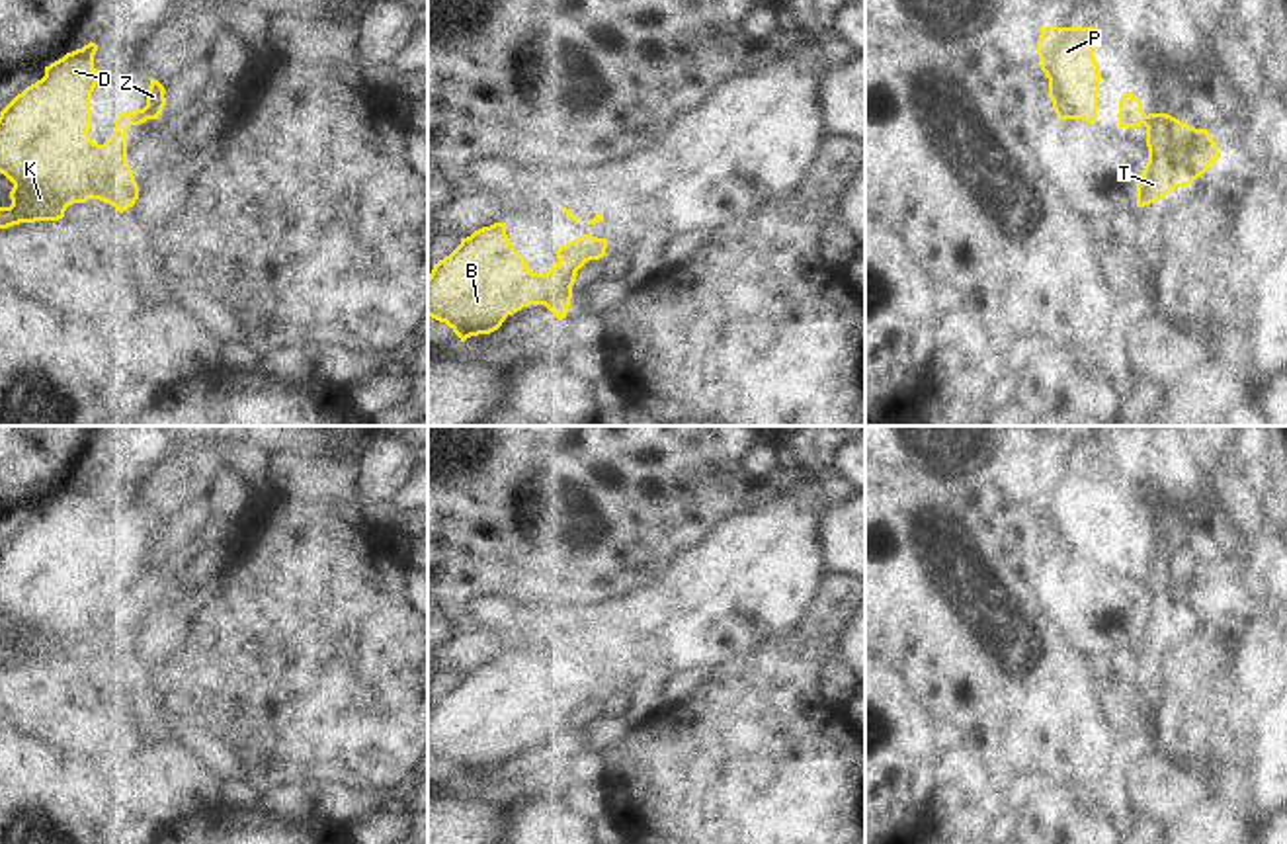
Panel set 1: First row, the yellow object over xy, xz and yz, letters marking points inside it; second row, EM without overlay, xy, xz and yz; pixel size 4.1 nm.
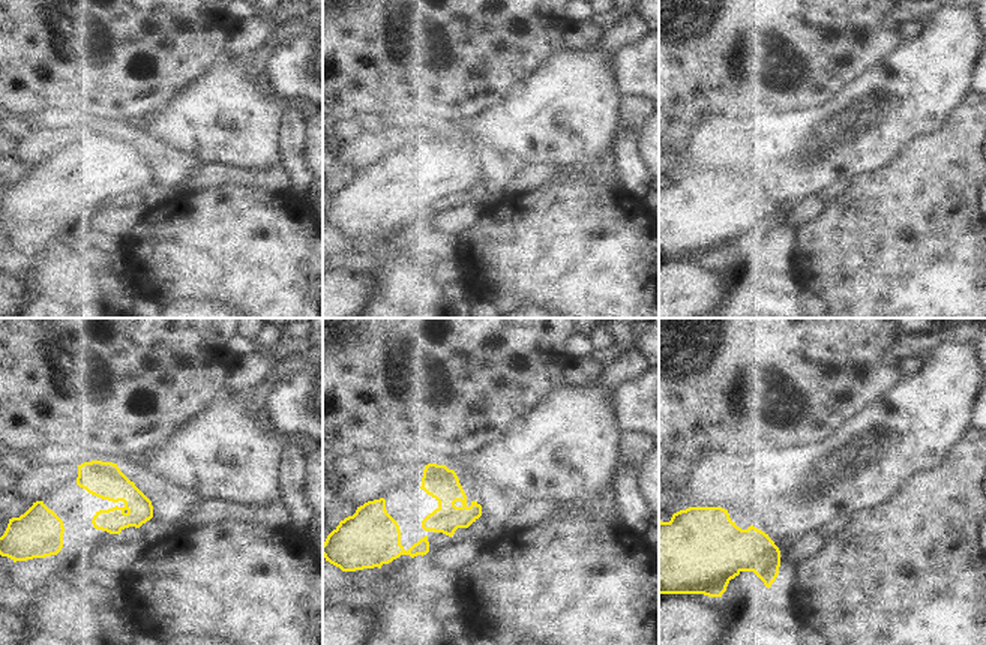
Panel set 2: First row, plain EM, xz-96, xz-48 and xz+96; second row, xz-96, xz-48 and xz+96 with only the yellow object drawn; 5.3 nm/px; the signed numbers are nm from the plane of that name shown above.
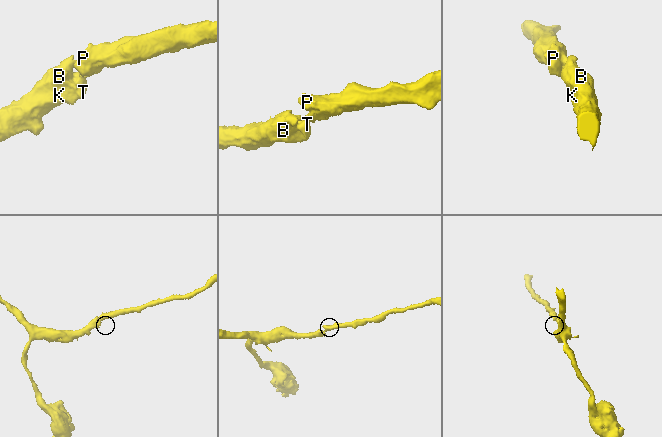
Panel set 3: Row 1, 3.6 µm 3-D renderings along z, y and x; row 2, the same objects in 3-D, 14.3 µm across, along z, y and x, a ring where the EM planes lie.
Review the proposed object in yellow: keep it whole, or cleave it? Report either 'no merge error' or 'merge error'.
no merge error

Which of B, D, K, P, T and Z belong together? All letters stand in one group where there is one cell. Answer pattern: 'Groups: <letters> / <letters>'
Groups: B D K P T Z

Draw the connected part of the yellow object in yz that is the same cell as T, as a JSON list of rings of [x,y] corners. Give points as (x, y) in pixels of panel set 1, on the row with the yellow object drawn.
[[[1133,94],[1119,100],[1119,129],[1146,127],[1148,162],[1137,182],[1137,207],[1150,205],[1176,188],[1185,188],[1219,158],[1207,129],[1195,129],[1168,113],[1144,113]]]

